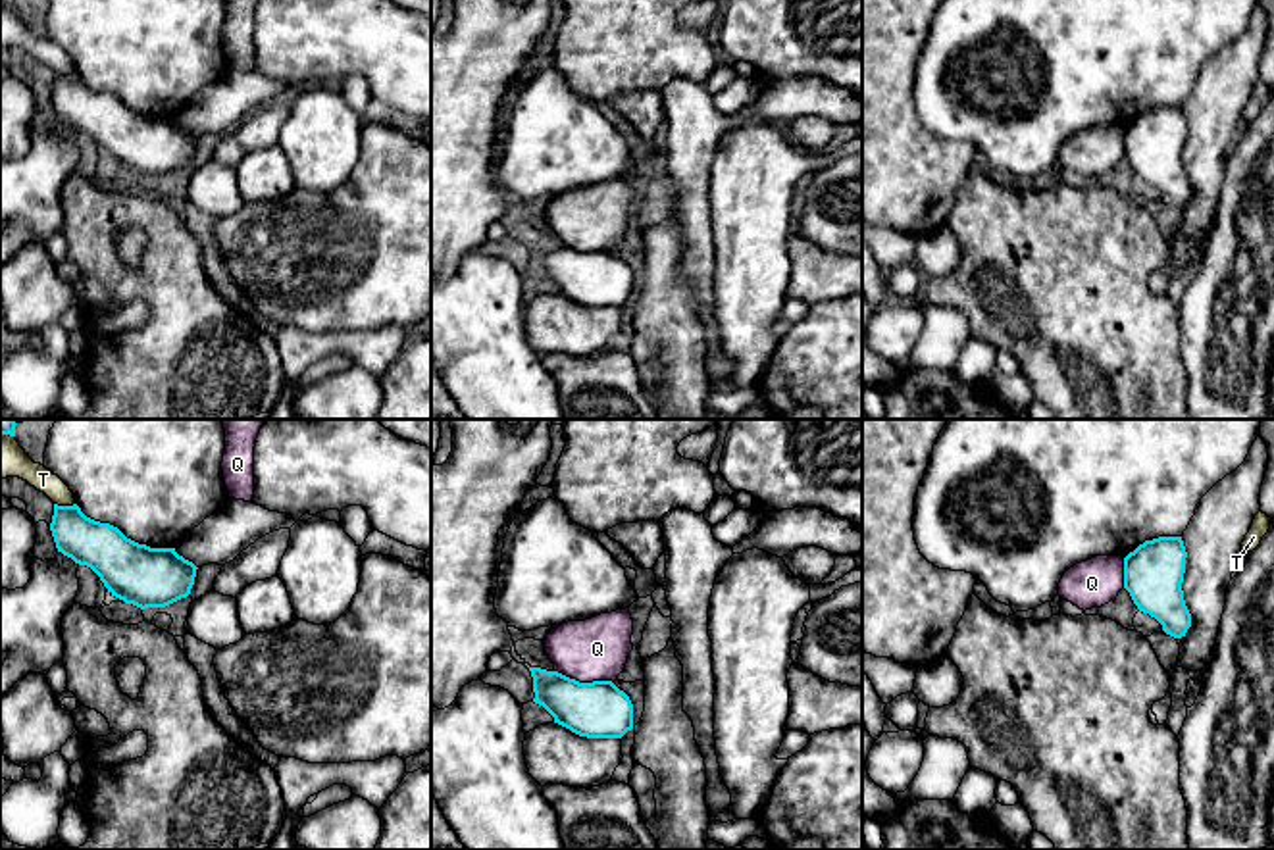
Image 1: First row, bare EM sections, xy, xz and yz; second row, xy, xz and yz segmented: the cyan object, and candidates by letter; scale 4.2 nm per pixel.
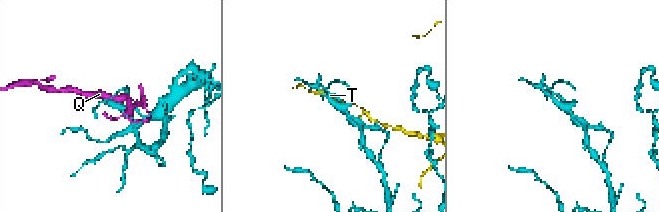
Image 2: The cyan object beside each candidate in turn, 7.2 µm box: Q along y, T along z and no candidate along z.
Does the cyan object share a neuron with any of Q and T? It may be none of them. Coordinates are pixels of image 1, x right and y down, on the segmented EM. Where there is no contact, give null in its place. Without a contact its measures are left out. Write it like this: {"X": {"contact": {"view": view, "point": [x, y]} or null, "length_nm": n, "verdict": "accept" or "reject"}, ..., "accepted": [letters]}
{"Q": {"contact": {"view": "xz", "point": [584, 683]}, "length_nm": 260, "verdict": "reject"}, "T": {"contact": {"view": "xy", "point": [64, 506]}, "length_nm": 90, "verdict": "reject"}, "accepted": []}

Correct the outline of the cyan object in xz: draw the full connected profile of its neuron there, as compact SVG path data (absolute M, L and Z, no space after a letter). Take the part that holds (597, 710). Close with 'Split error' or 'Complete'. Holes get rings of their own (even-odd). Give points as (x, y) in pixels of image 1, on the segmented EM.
M529 667L529 671L533 677L533 702L543 706L554 717L554 723L587 738L622 738L633 729L633 704L612 681L579 683L558 671L541 667Z. Complete

